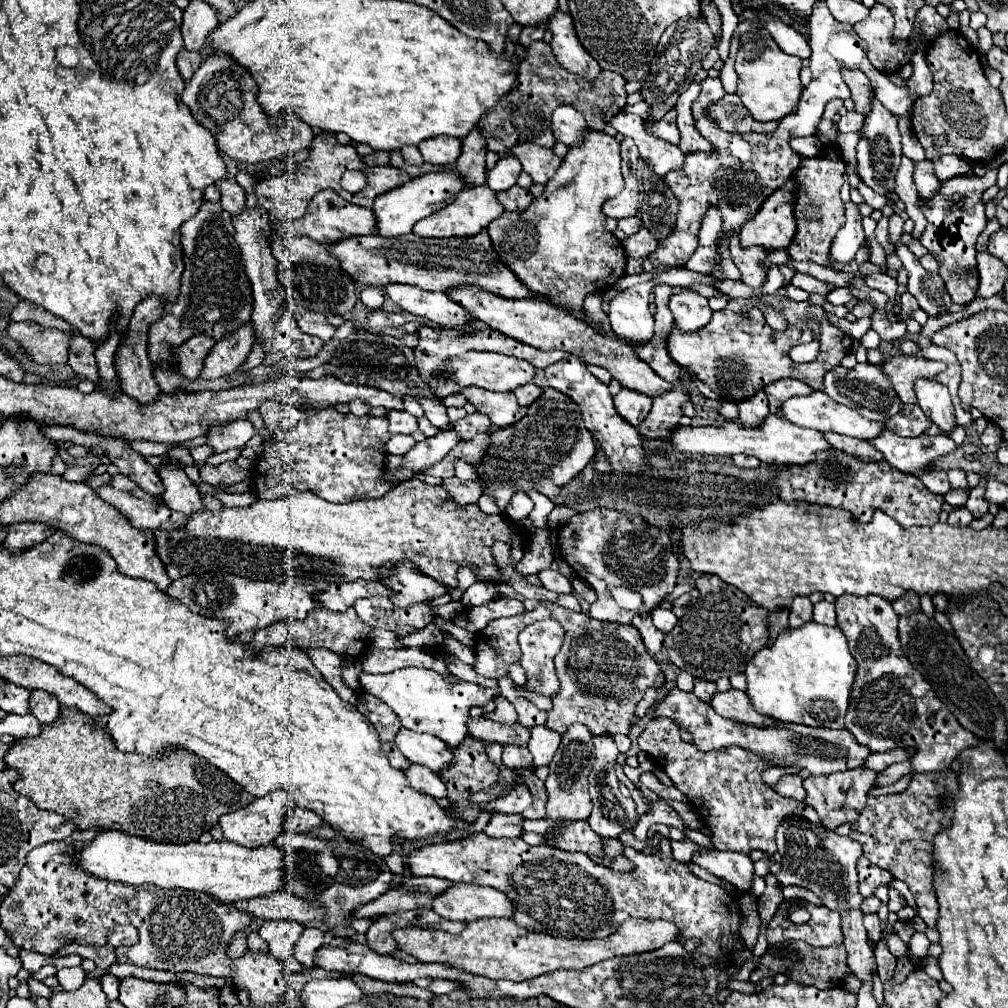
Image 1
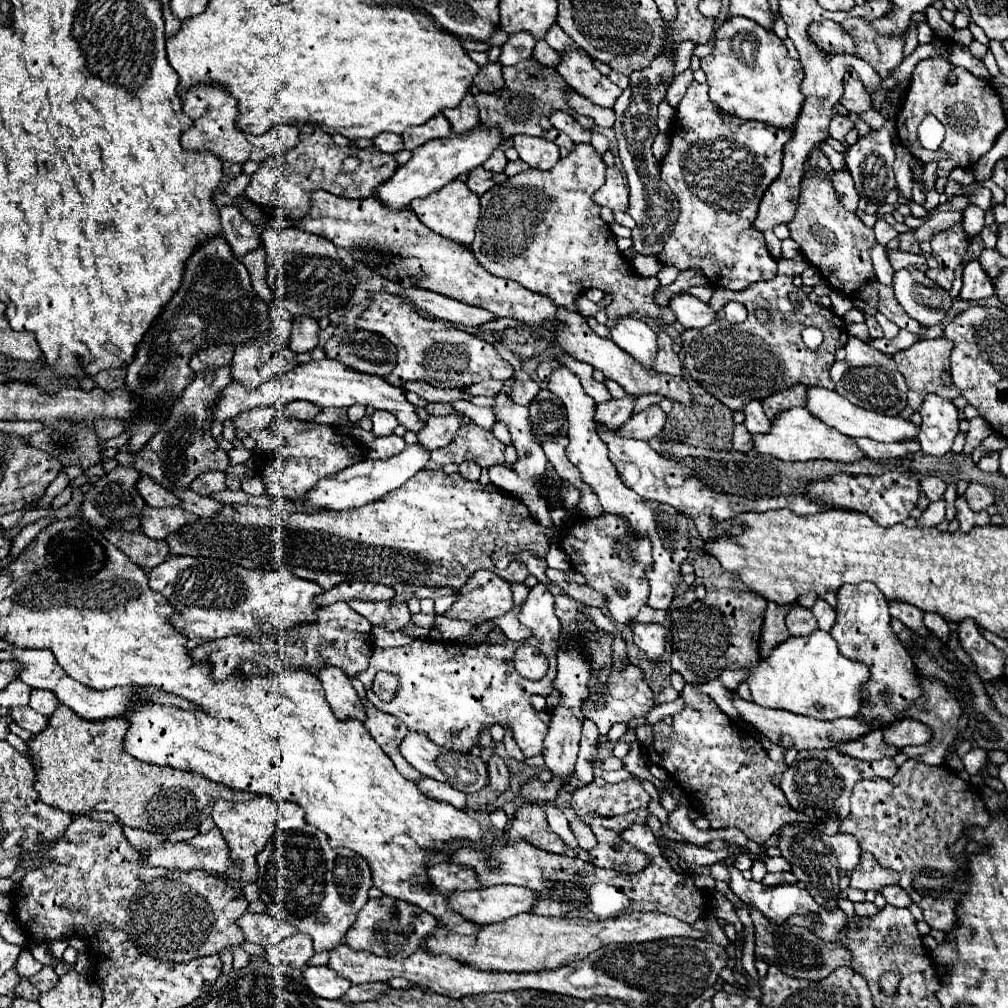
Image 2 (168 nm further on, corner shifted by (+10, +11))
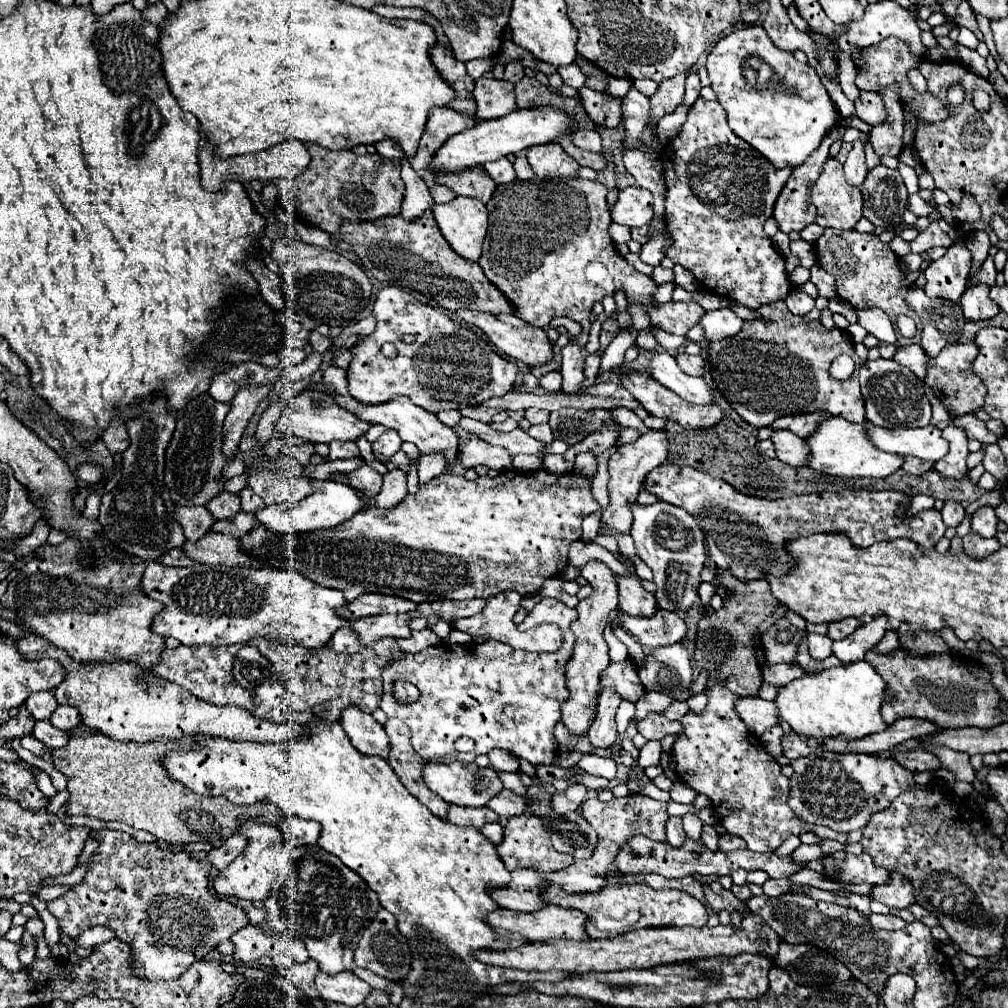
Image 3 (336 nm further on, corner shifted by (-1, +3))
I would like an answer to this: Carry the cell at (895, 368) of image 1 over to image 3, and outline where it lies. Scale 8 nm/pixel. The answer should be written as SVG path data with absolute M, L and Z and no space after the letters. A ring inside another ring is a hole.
M954 343L954 345L948 345L946 349L942 349L940 355L928 359L924 383L926 383L926 387L930 387L934 391L934 395L940 399L940 403L946 407L946 411L950 415L958 417L958 415L966 415L966 413L976 413L976 409L980 409L984 405L986 387L972 371L972 361L976 359L976 355L978 355L976 343Z

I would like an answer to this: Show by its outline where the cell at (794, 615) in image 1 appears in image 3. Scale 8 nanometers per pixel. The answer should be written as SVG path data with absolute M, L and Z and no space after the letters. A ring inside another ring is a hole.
M808 633L808 649L810 649L810 655L818 661L826 659L828 655L832 655L832 639L828 635L818 635L818 633Z

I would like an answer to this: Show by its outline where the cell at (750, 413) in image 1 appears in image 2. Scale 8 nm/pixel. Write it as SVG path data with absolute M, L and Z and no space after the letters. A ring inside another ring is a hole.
M751 401L751 405L745 405L743 413L745 413L745 427L749 429L749 433L769 433L771 421L763 413L759 401Z

